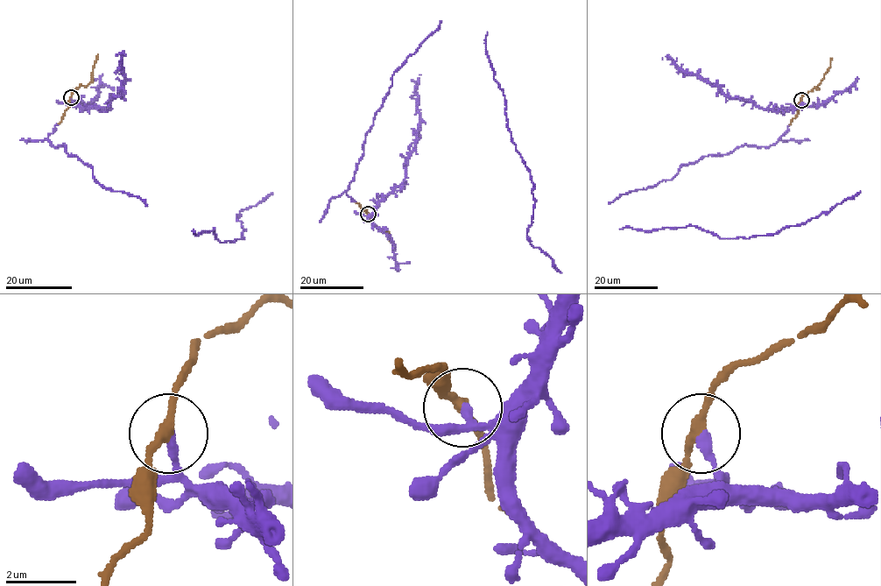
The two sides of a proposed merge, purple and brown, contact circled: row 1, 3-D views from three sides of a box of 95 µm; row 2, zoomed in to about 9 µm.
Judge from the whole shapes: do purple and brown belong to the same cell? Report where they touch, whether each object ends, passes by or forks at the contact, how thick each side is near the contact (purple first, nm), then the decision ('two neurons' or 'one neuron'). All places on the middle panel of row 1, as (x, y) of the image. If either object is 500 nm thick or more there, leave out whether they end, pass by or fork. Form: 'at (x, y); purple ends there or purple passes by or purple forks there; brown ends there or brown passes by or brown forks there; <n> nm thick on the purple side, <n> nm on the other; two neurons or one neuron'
at (368, 214); purple ends there; brown passes by; 260 nm thick on the purple side, 260 nm on the other; one neuron

